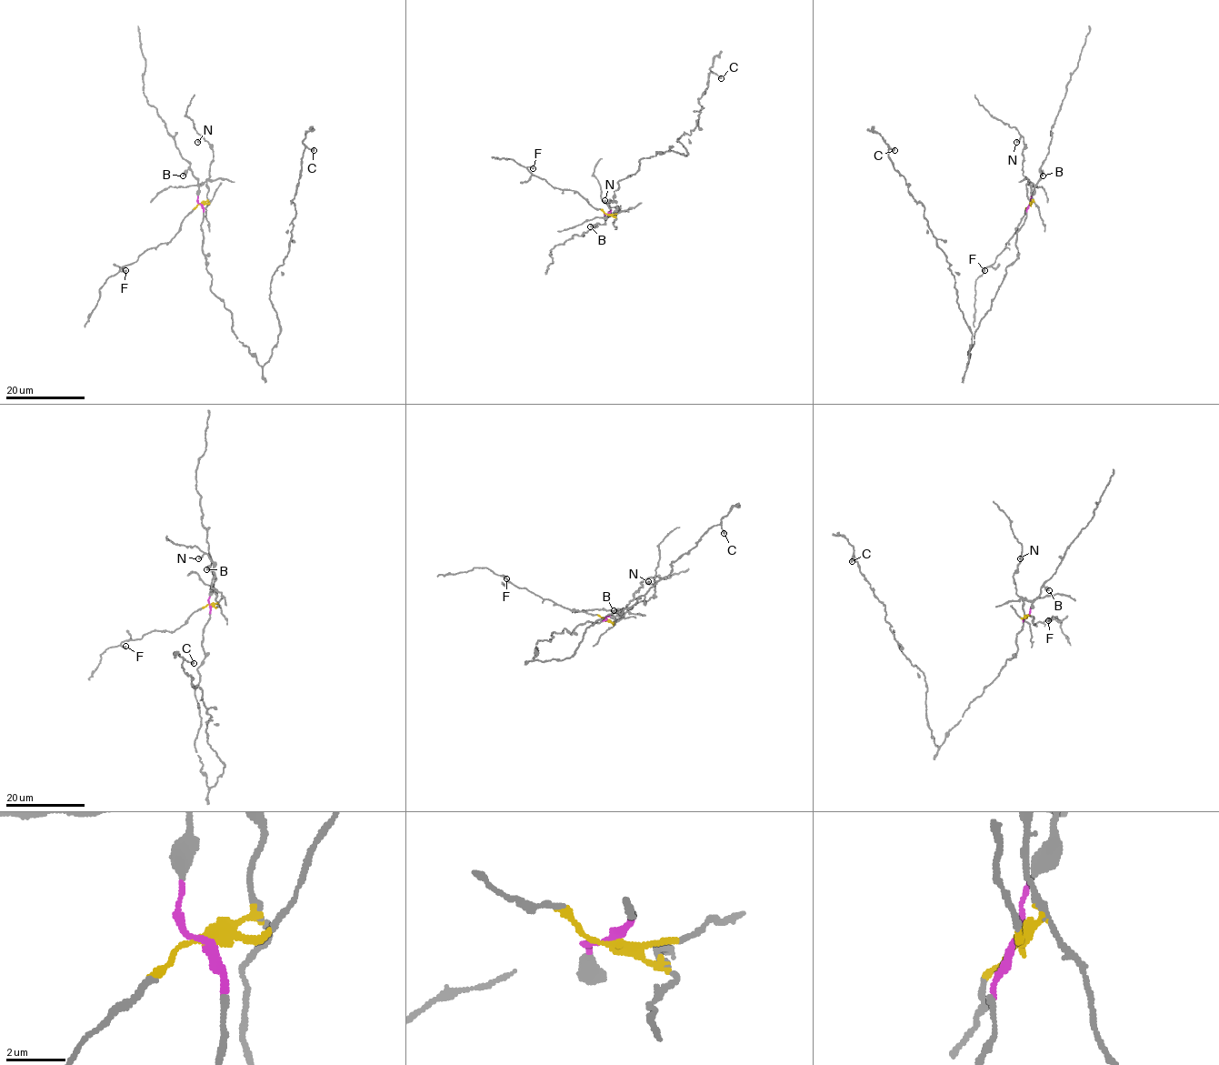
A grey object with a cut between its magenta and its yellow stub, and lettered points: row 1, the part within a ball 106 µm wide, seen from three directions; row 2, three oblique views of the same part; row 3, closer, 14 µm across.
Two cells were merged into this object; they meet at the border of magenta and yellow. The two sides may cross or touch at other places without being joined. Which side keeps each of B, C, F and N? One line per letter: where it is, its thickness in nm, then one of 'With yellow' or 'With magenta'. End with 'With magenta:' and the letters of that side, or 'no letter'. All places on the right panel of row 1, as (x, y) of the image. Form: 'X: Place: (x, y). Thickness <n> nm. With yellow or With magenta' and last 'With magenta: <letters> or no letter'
B: Place: (1043, 175). Thickness 400 nm. With magenta
C: Place: (894, 150). Thickness 400 nm. With magenta
F: Place: (984, 270). Thickness 320 nm. With yellow
N: Place: (1016, 142). Thickness 280 nm. With yellow
With magenta: B, C

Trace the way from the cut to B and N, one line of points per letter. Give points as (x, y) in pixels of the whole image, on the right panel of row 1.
B: (1030, 204), (1041, 176), (1040, 169), (1043, 175)
N: (1030, 204), (1031, 185), (1023, 175), (1024, 138), (1022, 136), (1016, 142)

